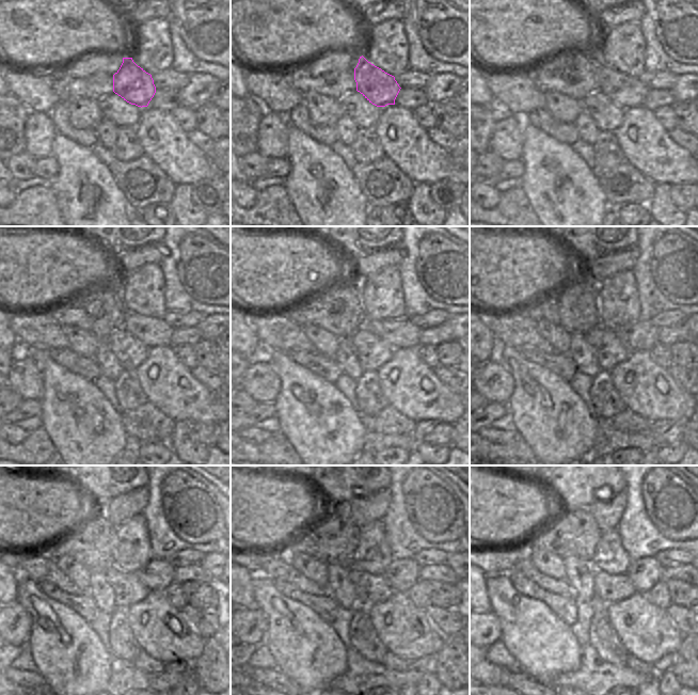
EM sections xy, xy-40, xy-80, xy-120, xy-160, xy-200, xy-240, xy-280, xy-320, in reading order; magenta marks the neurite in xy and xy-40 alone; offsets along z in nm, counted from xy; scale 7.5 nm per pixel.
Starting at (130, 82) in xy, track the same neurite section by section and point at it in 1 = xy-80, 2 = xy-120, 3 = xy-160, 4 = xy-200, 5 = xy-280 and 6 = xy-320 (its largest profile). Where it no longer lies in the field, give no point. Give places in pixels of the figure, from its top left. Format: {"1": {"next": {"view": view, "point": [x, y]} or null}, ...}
{"1": {"next": {"view": "xy-80", "point": [624, 91]}}, "2": {"next": {"view": "xy-120", "point": [153, 332]}}, "3": {"next": {"view": "xy-160", "point": [401, 333]}}, "4": {"next": {"view": "xy-200", "point": [640, 335]}}, "5": {"next": {"view": "xy-280", "point": [400, 574]}}, "6": {"next": {"view": "xy-320", "point": [644, 573]}}}

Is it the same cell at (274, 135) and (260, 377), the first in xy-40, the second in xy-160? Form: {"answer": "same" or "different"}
{"answer": "same"}

